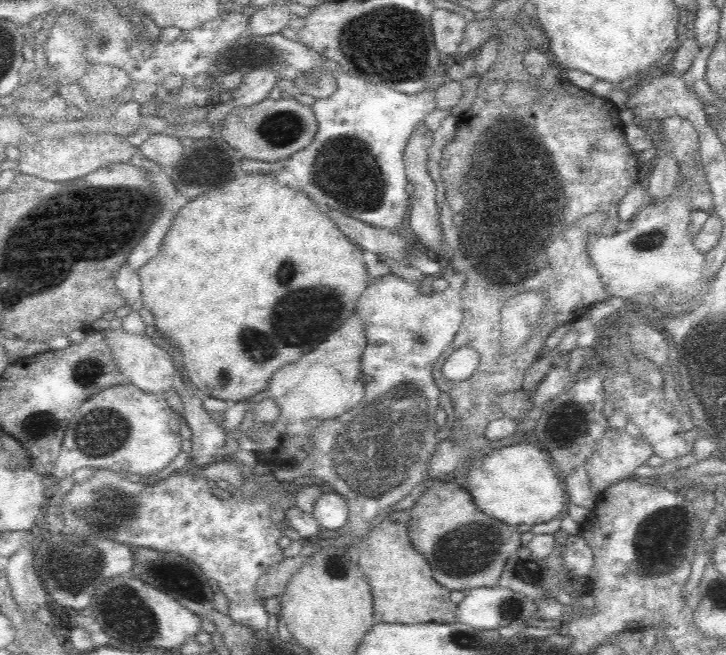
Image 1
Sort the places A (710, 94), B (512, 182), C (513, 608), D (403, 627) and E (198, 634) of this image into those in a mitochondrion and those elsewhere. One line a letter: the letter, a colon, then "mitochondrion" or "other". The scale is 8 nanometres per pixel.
A: other
B: mitochondrion
C: mitochondrion
D: other
E: other

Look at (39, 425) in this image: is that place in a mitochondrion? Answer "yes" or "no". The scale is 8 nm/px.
yes

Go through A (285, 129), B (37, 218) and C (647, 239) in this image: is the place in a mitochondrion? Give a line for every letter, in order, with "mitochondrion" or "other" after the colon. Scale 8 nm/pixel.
A: mitochondrion
B: other
C: mitochondrion

